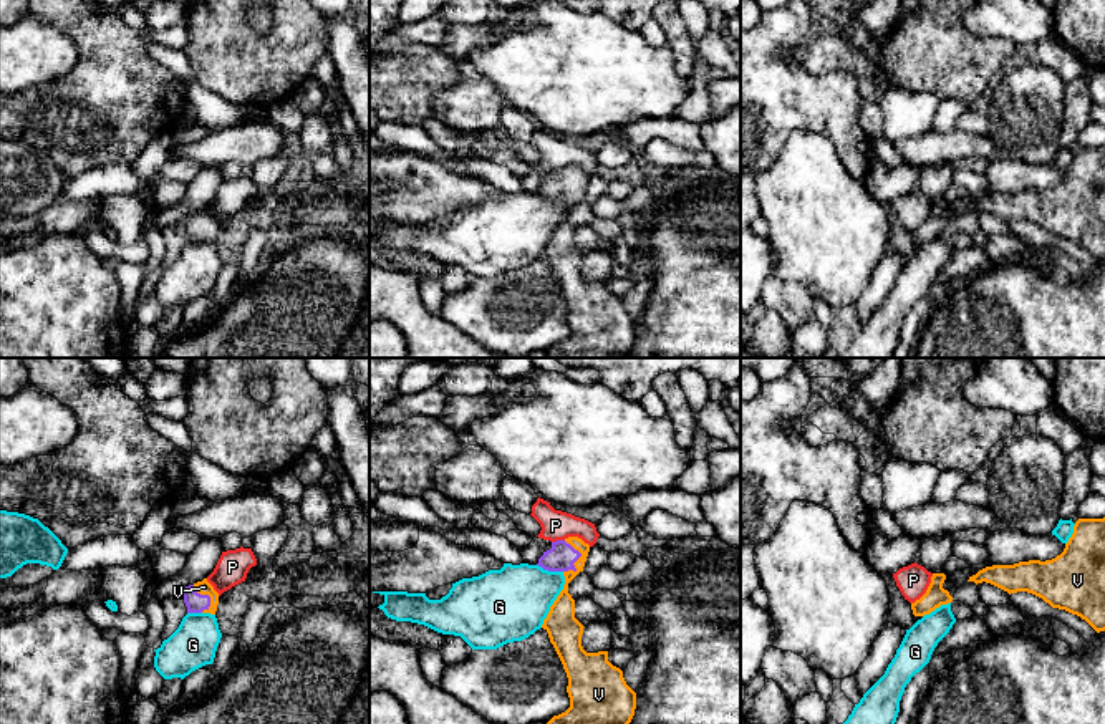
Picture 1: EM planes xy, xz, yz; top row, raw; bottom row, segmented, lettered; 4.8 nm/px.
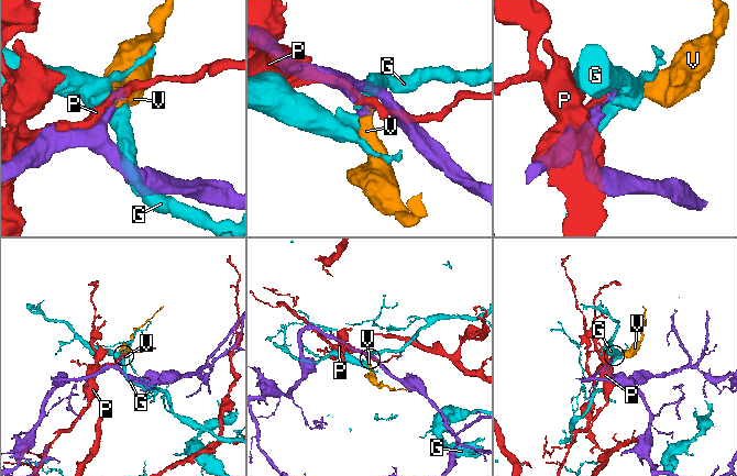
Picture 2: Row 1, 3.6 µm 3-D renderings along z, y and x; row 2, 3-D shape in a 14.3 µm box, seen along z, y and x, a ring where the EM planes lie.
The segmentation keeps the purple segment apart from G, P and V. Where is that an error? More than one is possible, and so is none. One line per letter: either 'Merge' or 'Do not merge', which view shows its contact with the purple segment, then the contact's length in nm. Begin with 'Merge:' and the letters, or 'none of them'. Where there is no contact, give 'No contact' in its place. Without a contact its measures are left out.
Merge: V
G: Do not merge. Touches purple in xz. Shared border 130 nm
P: Do not merge. Touches purple in xz. Shared border 70 nm
V: Merge. Touches purple in xz. Shared border 170 nm

